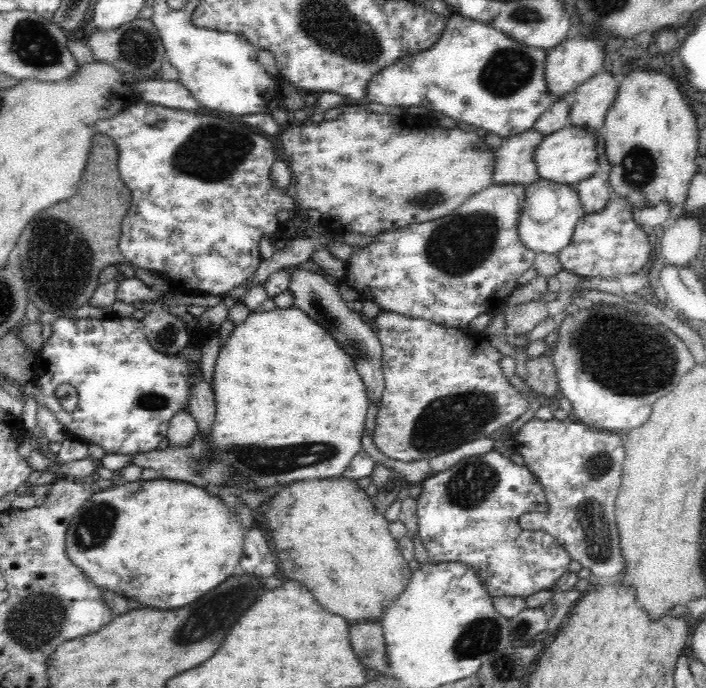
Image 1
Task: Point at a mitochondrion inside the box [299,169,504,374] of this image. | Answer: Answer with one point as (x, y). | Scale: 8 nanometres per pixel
(460, 245)

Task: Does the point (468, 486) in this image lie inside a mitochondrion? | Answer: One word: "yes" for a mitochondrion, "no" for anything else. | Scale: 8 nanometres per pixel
yes

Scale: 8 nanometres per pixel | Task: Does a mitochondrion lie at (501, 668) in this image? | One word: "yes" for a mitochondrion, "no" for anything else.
yes

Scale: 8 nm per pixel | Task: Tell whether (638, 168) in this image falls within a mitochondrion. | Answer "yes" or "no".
yes

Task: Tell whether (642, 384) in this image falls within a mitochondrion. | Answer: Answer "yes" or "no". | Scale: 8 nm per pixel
yes

